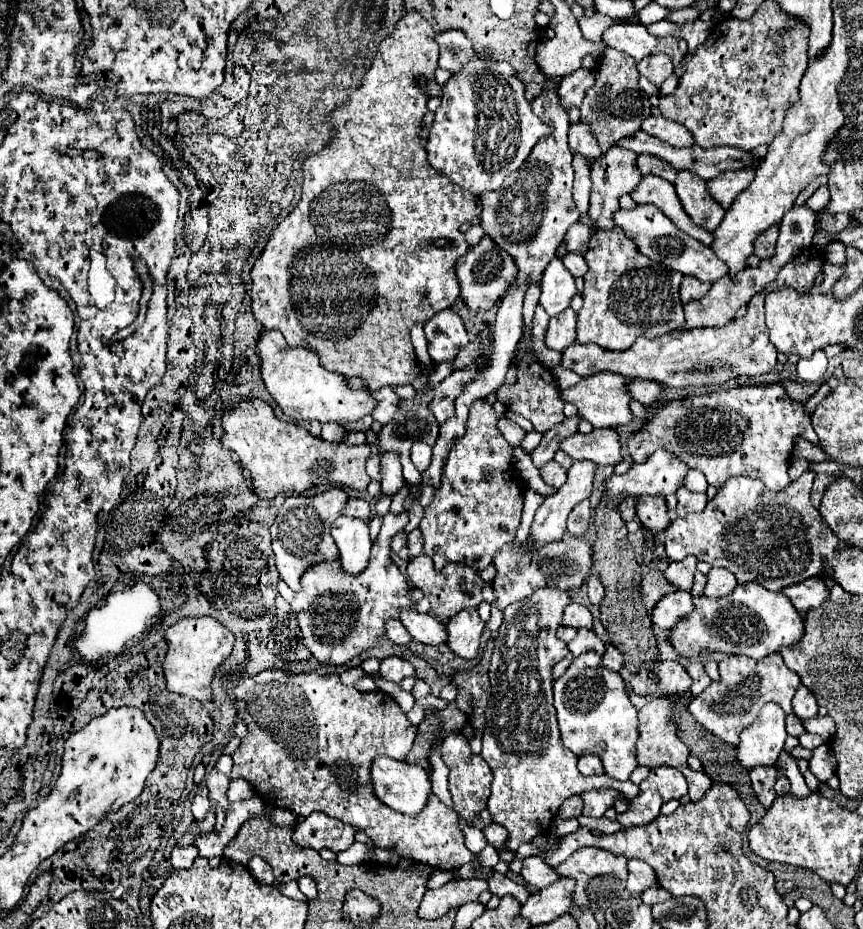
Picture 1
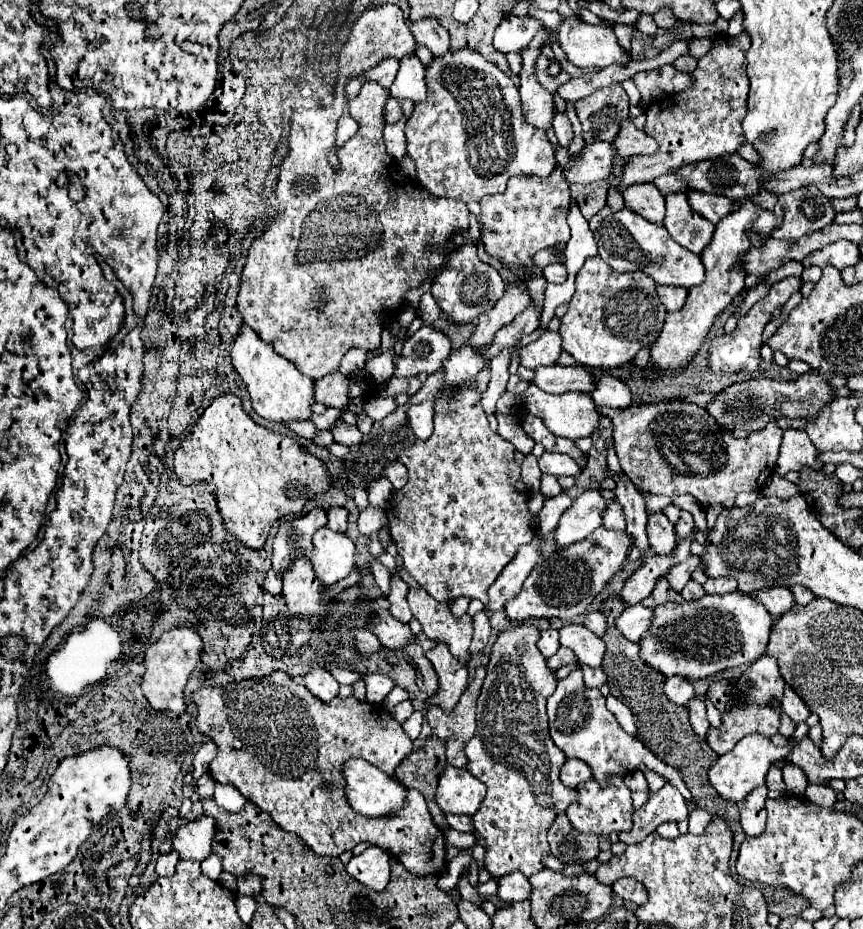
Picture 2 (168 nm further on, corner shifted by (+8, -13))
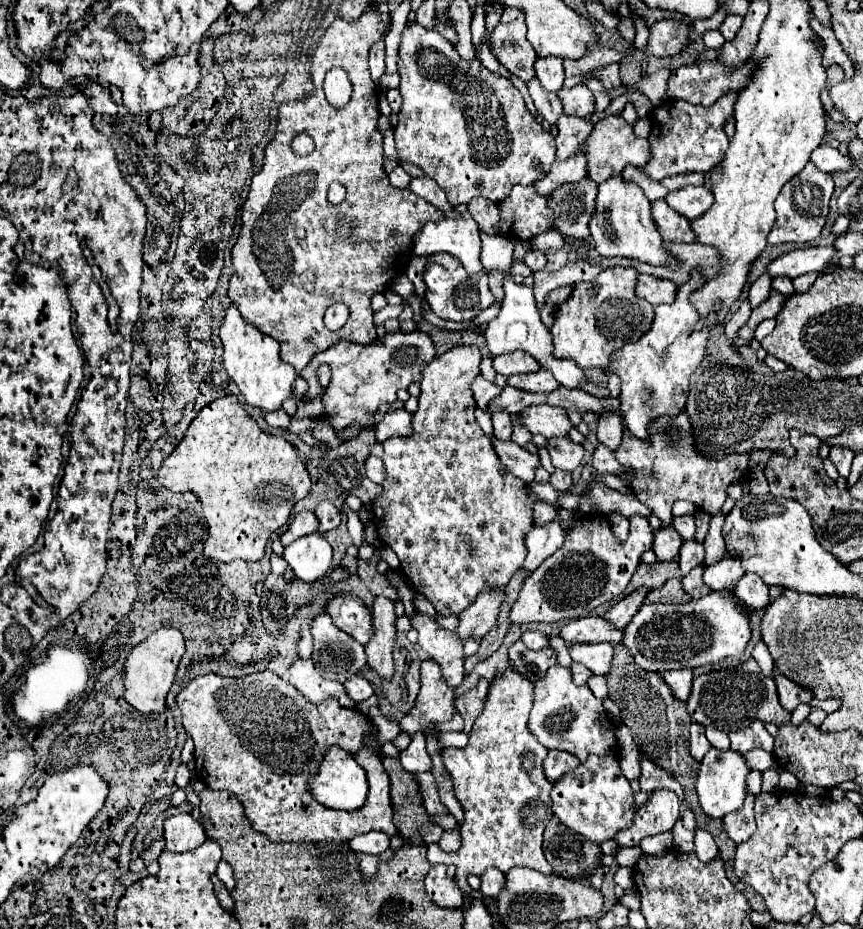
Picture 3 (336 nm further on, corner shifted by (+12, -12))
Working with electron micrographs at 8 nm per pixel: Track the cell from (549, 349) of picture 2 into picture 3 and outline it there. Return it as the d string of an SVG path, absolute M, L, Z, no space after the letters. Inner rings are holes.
M515 350L515 352L507 352L501 356L493 358L493 368L497 374L503 376L511 376L511 374L525 374L525 372L535 372L539 370L539 364L535 362L535 358L531 358L531 354Z

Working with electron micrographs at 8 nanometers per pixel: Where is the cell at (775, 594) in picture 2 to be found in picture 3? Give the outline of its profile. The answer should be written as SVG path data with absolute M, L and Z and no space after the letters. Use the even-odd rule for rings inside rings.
M745 574L743 578L739 578L731 594L739 602L743 602L747 610L761 610L769 604L769 588L763 584L763 580L757 574Z

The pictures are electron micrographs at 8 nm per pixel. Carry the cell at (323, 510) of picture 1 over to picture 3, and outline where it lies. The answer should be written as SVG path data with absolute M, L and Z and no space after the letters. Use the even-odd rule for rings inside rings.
M297 512L295 518L291 520L289 528L285 530L285 534L281 536L281 542L283 546L289 546L293 540L305 536L305 534L313 534L317 532L317 518L313 512Z

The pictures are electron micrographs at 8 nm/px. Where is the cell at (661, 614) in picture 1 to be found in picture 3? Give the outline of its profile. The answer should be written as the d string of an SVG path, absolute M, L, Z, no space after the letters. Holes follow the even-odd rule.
M587 616L569 620L559 636L565 640L567 648L575 644L597 644L597 642L611 642L619 644L623 640L623 630L615 630L605 618L599 616Z

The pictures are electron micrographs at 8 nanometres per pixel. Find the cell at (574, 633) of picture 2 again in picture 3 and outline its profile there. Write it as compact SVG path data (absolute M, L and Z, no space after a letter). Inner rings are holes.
M601 642L601 644L577 644L571 650L573 662L579 662L587 666L593 674L607 674L611 670L613 660L613 644Z

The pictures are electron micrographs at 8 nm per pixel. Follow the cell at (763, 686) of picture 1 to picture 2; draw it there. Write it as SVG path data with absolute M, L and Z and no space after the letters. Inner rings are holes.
M763 655L763 659L749 665L749 669L739 679L733 681L733 697L743 697L743 699L721 715L721 727L709 727L707 745L717 755L723 755L723 753L731 751L735 747L735 743L749 733L761 733L767 737L775 735L778 732L781 711L777 707L773 707L773 701L783 699L783 689L785 689L785 681L783 681L777 661L773 657ZM739 689L745 689L745 693L739 693Z

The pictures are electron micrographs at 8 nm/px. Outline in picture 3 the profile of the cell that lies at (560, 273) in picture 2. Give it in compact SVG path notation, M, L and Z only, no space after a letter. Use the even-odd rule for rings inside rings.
M531 250L531 252L527 252L525 256L523 256L523 262L531 268L531 272L539 272L539 270L543 270L545 268L545 264L547 264L547 260L545 260L545 256L543 256L543 252L541 250Z

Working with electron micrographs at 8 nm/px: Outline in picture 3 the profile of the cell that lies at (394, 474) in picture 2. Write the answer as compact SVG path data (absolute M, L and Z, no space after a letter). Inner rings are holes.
M367 456L365 470L367 470L367 478L369 478L371 482L377 482L377 484L381 484L381 482L385 480L385 466L383 466L383 460L381 460L381 458Z

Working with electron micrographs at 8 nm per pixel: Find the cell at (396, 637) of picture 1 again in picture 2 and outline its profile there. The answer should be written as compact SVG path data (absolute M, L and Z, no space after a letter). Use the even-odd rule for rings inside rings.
M357 629L355 631L355 645L359 653L375 653L381 649L379 639L369 629Z

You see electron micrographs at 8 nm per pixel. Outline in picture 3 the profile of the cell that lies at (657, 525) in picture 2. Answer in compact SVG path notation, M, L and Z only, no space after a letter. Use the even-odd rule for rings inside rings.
M665 526L655 532L655 542L653 542L653 552L657 554L659 560L669 562L679 556L679 548L683 544L683 538L675 532L673 526Z

